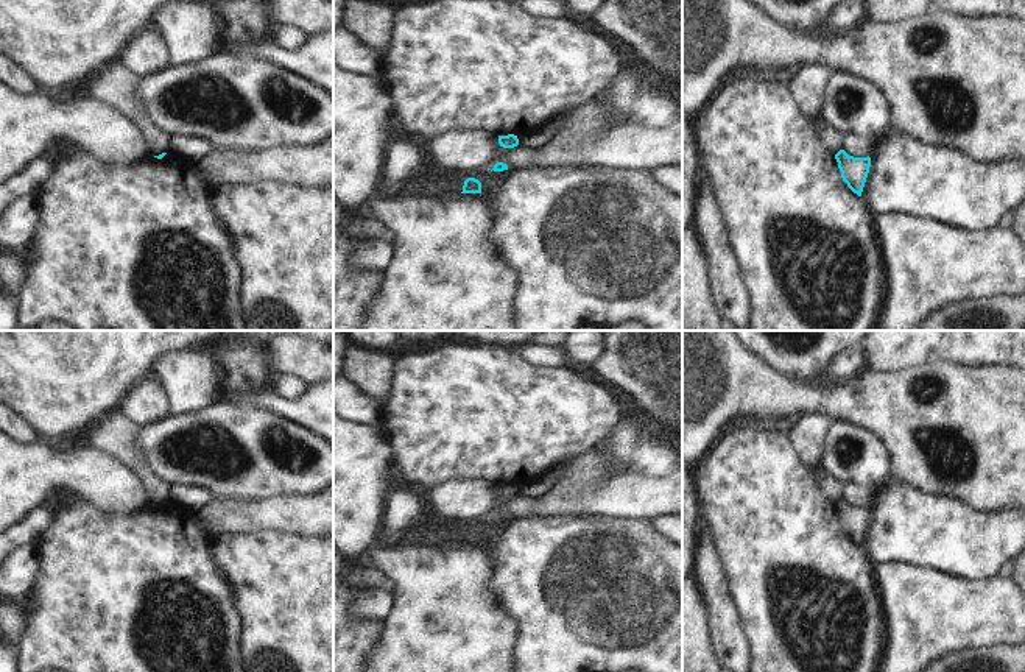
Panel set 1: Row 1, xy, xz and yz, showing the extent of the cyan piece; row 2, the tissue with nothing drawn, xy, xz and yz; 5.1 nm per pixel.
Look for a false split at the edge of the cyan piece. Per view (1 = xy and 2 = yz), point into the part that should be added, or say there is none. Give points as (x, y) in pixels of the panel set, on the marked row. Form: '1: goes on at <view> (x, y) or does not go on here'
1: does not go on here
2: does not go on here

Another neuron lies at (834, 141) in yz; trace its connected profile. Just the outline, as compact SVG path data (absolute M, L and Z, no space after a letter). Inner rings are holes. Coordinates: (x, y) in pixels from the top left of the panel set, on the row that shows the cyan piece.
M819 115L815 120L815 128L818 136L821 137L824 147L832 153L837 154L844 147L844 134L833 129L827 125Z

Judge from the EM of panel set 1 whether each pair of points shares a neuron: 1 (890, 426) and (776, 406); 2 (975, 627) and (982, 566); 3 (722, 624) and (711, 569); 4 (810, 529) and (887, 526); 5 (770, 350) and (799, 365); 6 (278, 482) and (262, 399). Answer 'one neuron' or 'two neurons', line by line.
1: one neuron
2: two neurons
3: one neuron
4: two neurons
5: one neuron
6: two neurons

